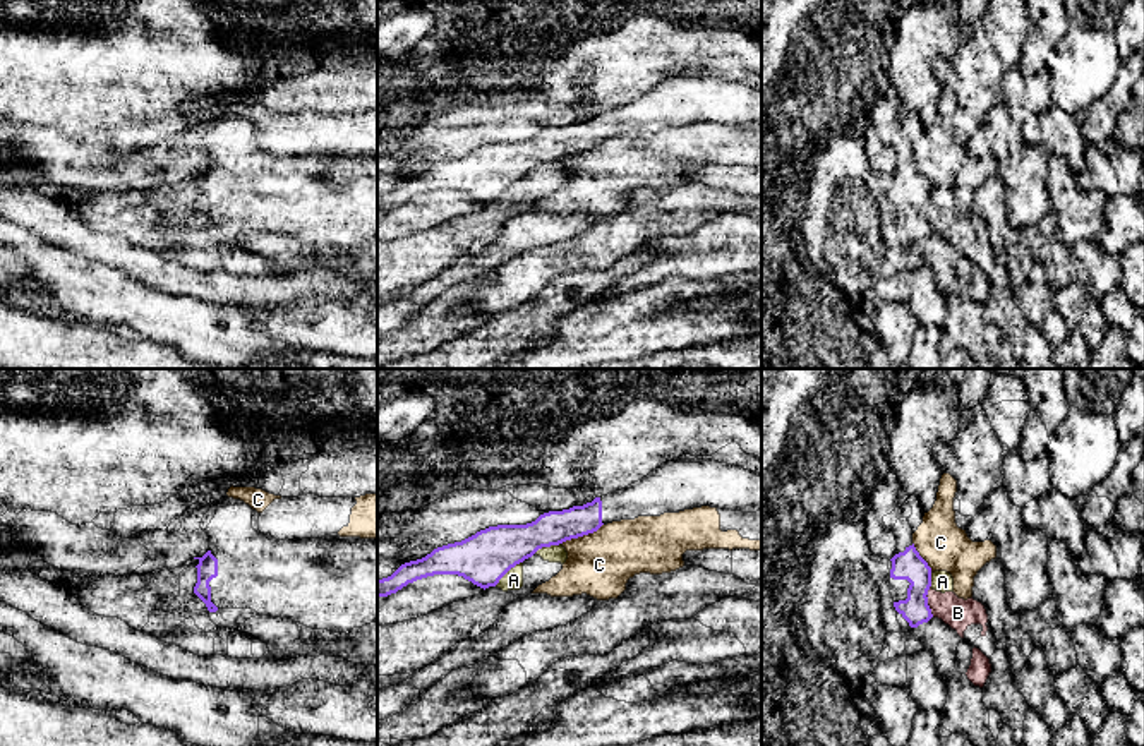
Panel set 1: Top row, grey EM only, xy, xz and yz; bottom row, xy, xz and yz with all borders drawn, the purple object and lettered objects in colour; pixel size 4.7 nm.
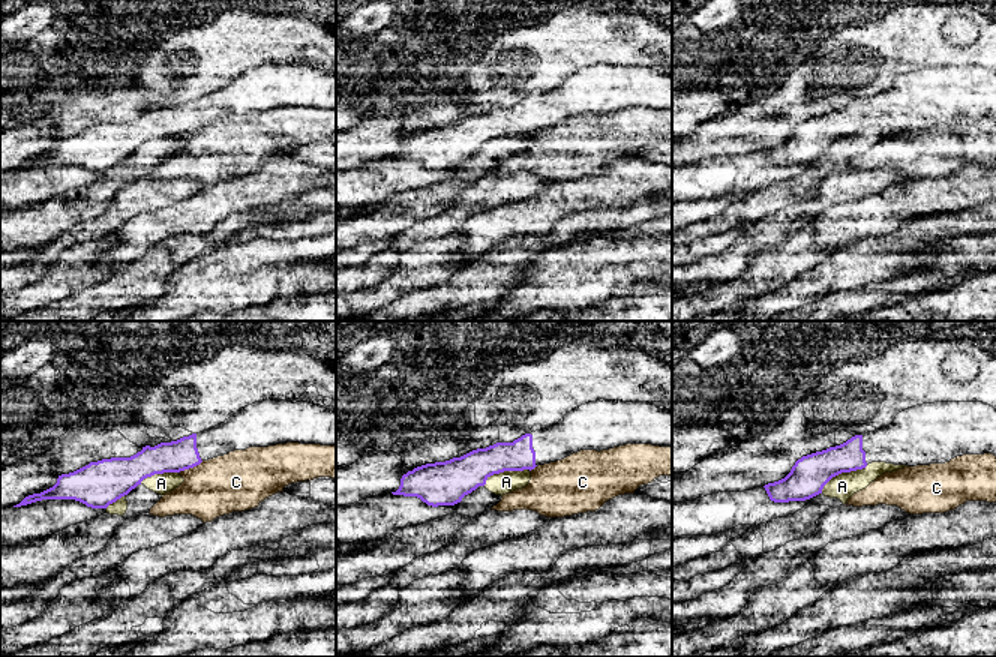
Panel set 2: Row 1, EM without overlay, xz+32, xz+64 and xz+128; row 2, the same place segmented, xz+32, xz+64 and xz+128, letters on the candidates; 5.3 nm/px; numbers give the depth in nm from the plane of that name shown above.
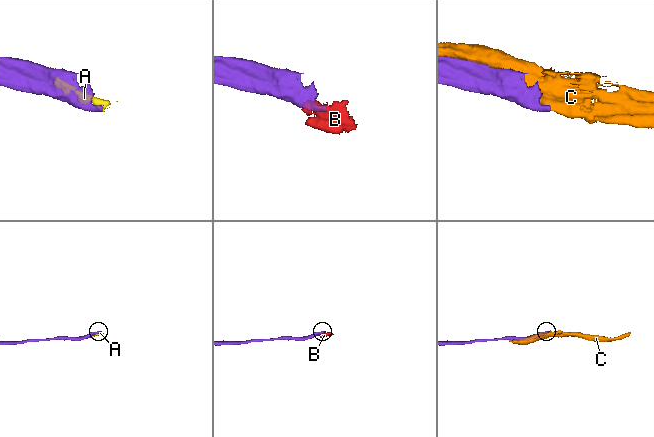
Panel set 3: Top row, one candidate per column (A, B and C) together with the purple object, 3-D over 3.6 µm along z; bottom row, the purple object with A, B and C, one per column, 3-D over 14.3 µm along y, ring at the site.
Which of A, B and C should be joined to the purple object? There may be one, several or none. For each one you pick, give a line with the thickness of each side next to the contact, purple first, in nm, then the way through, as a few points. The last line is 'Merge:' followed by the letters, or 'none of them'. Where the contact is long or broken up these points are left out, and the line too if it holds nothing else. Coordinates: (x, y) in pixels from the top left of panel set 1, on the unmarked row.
Merge: none of them

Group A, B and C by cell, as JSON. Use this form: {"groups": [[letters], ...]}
{"groups": [["A", "B"], ["C"]]}

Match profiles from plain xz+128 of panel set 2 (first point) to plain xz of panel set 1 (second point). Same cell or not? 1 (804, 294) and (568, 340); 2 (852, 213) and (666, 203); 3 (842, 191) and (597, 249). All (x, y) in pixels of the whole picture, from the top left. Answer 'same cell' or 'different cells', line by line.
1: different cells
2: same cell
3: different cells

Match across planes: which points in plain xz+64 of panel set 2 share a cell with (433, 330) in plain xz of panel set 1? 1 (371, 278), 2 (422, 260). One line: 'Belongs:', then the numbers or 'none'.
Belongs: 2

